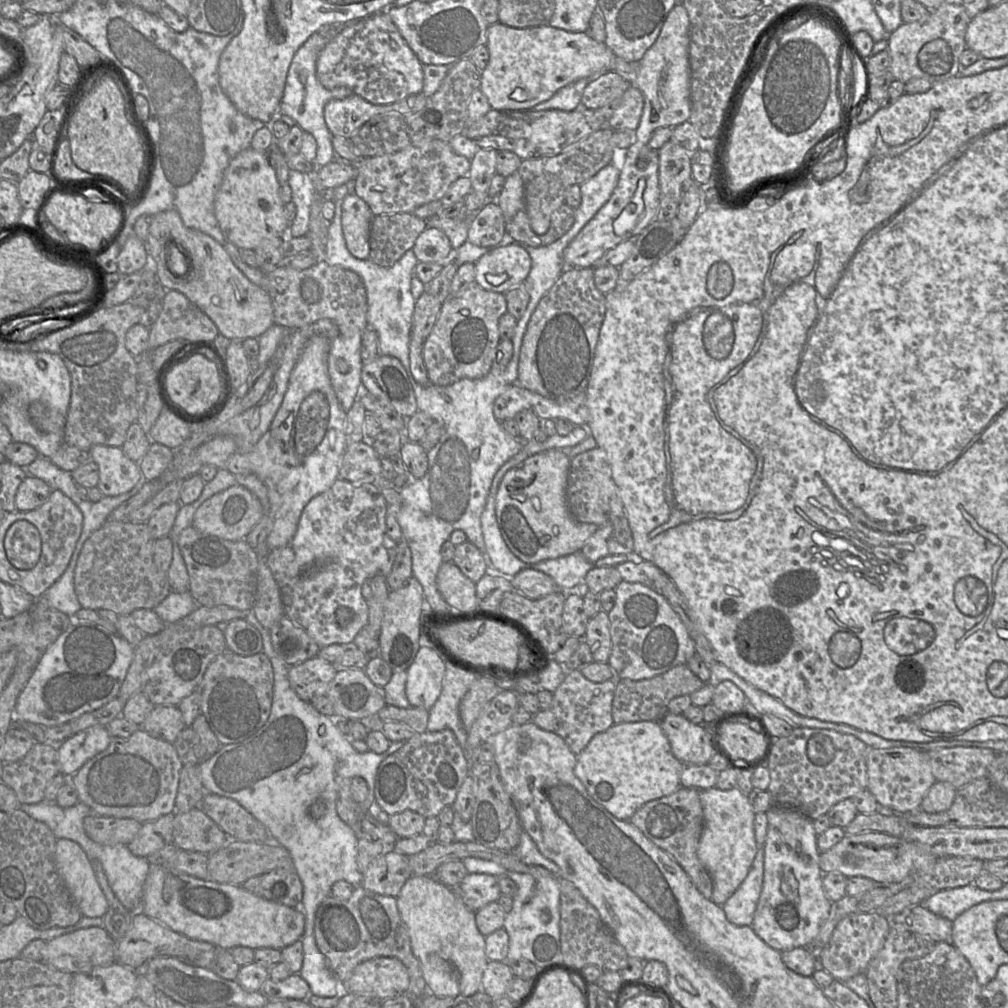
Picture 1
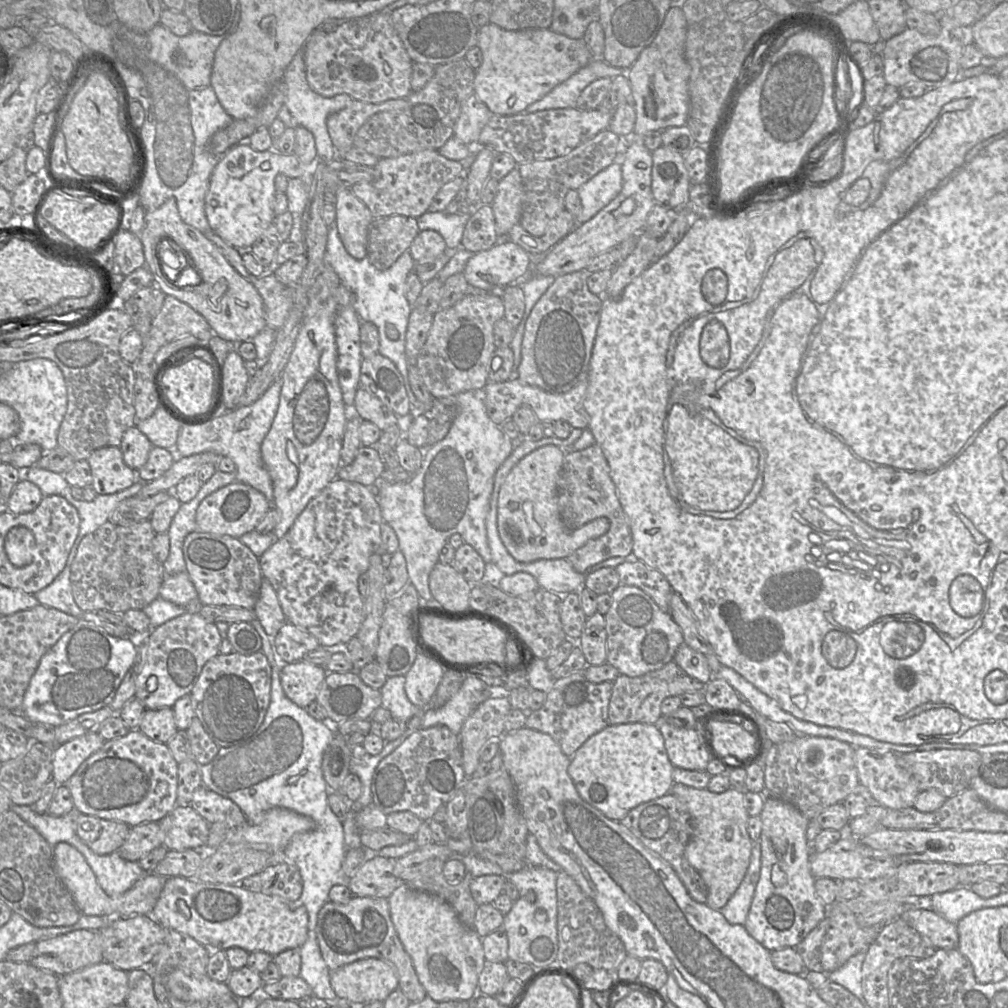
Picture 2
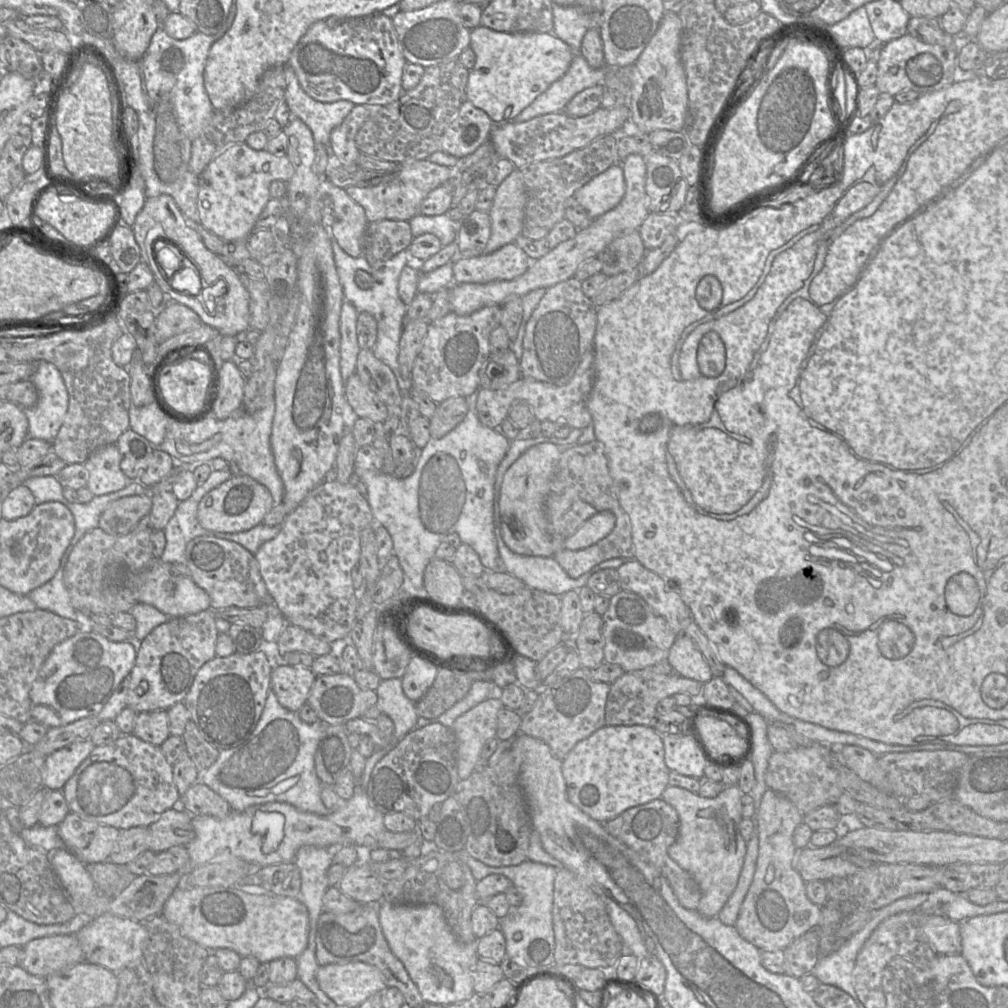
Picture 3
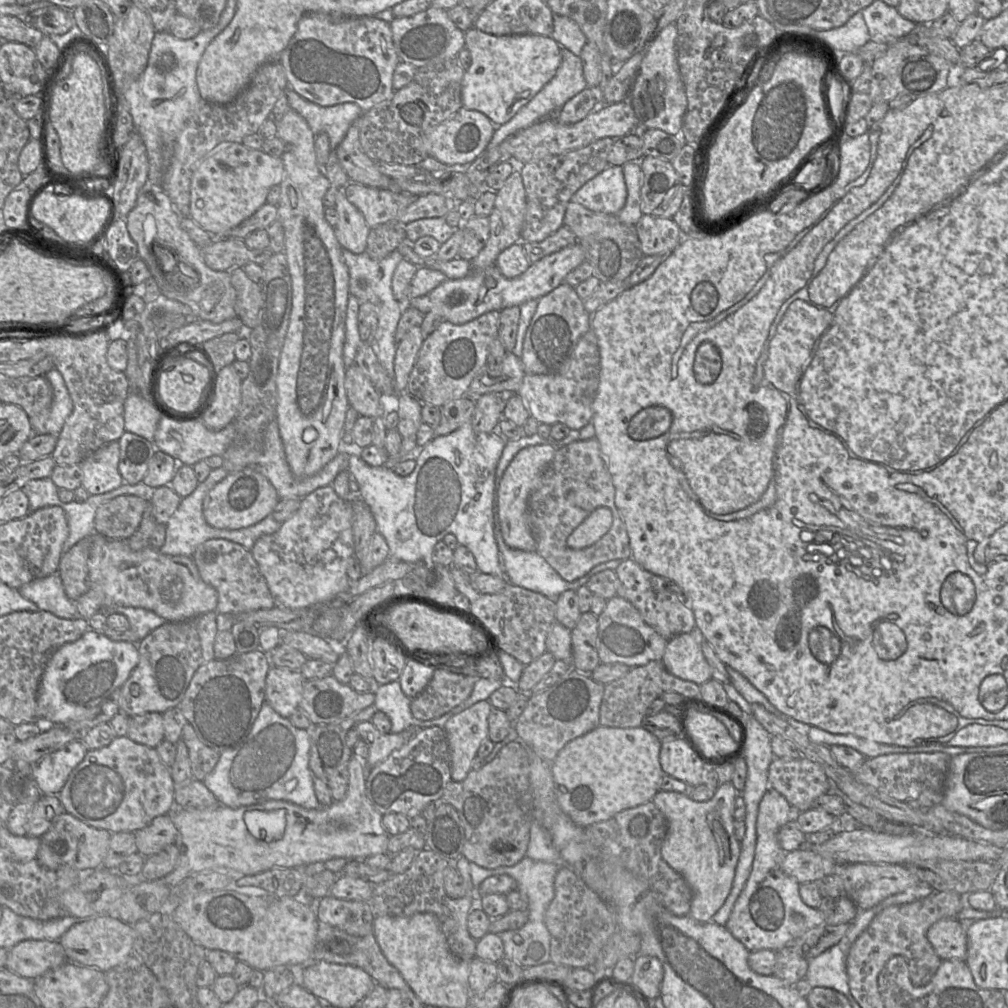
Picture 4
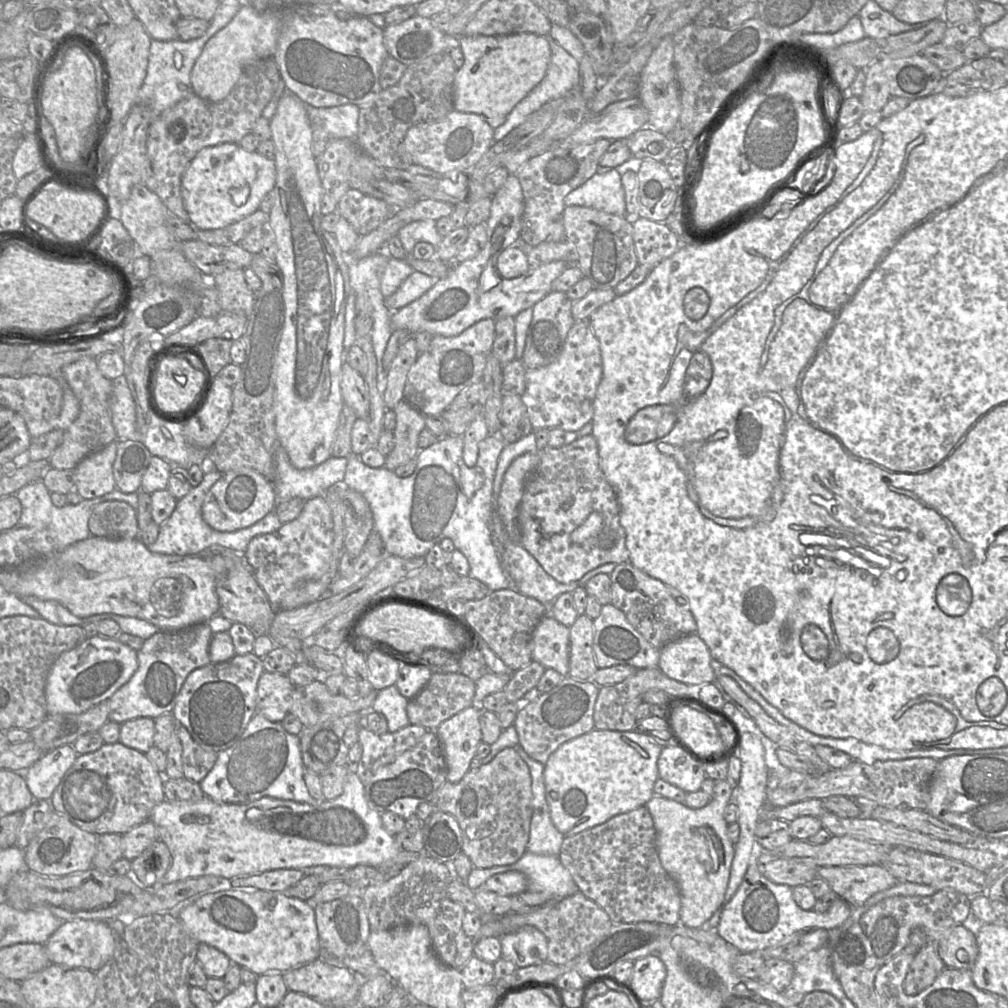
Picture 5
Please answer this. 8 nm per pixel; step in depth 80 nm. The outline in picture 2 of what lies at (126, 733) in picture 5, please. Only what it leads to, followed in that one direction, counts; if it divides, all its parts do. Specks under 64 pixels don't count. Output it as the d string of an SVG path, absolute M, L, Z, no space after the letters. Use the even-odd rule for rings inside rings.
M172 708L146 709L138 730L153 741L166 744L178 731Z

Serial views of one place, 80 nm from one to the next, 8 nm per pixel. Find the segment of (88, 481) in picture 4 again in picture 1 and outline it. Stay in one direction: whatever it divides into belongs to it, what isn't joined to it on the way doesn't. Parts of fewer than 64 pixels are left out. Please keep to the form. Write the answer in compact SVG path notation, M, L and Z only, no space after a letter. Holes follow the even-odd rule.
M95 445L90 453L99 468L97 488L104 496L127 493L143 481L138 463L129 459L120 447Z

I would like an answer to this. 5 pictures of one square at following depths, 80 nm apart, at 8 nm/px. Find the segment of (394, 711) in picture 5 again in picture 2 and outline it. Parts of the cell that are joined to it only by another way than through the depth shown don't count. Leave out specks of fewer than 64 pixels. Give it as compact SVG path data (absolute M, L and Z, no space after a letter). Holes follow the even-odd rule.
M393 676L388 677L379 690L382 697L380 707L391 713L392 719L402 725L403 732L406 730L406 723L419 711L423 711L409 701L404 686L405 676Z

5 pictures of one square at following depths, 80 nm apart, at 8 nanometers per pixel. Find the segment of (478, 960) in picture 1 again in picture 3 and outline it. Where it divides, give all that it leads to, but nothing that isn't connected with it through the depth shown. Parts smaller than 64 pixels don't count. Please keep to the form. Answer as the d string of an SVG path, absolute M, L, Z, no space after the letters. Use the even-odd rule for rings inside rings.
M377 904L380 925L393 954L403 963L424 1002L453 1004L469 999L474 992L474 969L479 960L476 944L461 943L437 904Z

